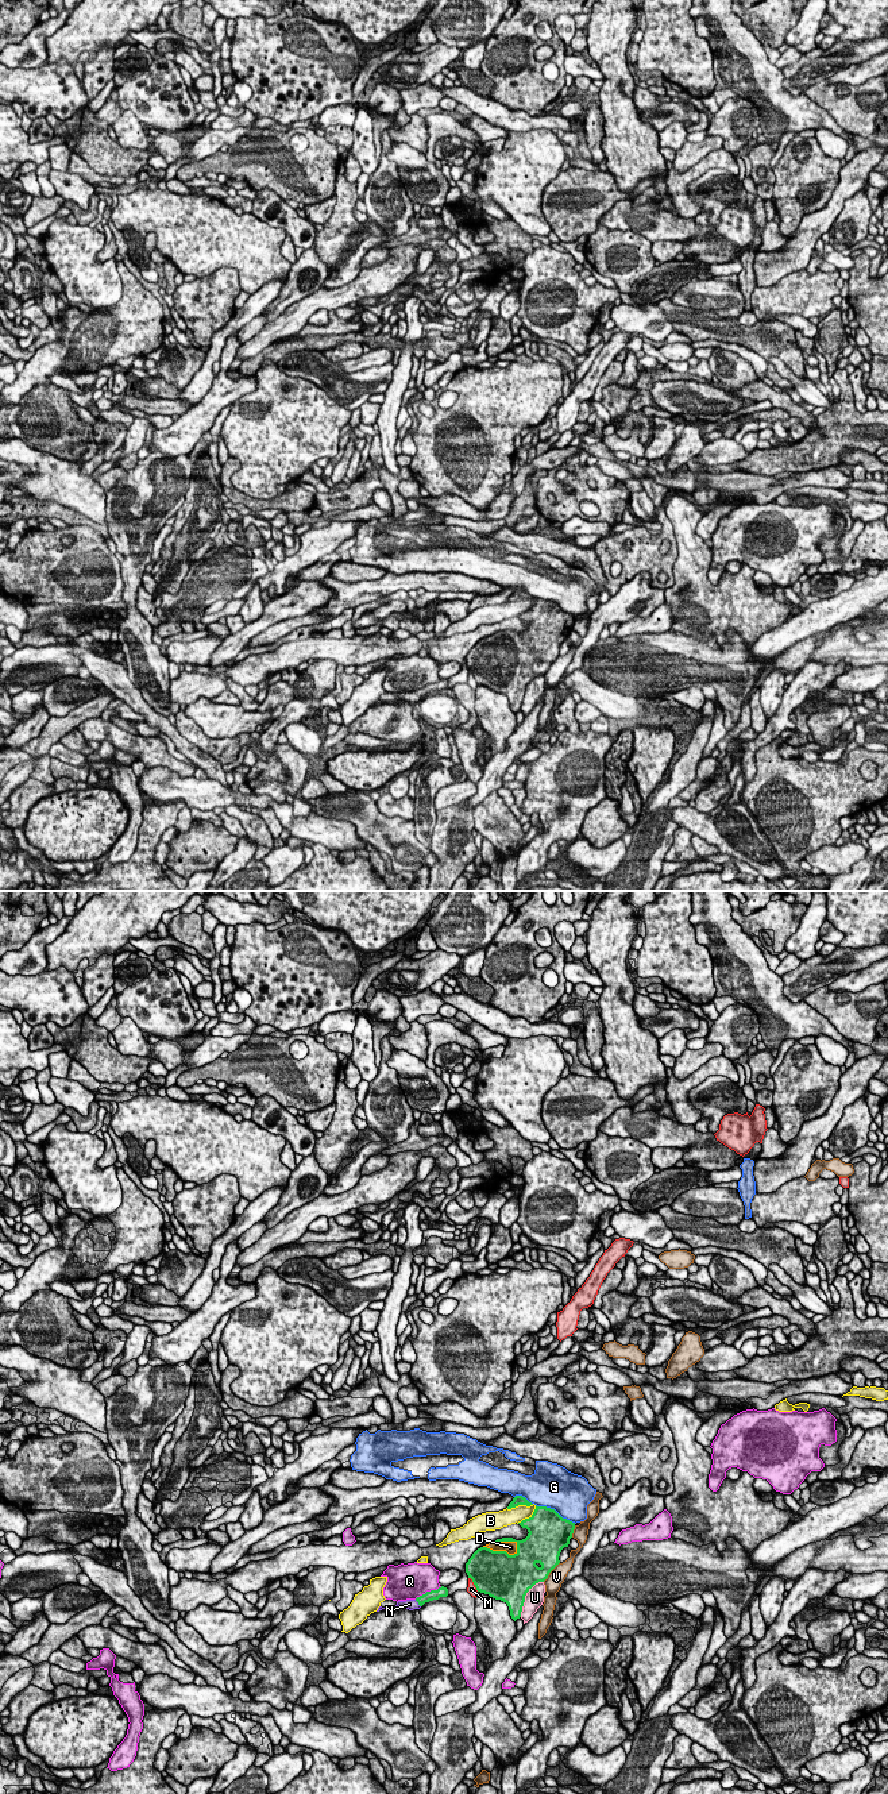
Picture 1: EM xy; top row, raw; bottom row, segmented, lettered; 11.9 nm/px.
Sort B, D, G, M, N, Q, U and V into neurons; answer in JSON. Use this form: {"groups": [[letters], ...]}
{"groups": [["B"], ["D", "N"], ["G"], ["M"], ["Q"], ["U"], ["V"]]}

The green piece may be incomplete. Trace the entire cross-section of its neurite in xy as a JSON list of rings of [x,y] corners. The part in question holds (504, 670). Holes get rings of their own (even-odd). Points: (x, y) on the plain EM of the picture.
[[[537,598],[533,607],[518,617],[529,625],[525,632],[497,632],[478,641],[466,656],[466,665],[476,683],[506,695],[514,714],[521,710],[526,686],[536,676],[544,675],[560,656],[560,645],[568,640],[575,622],[575,616],[563,611],[555,602]]]

